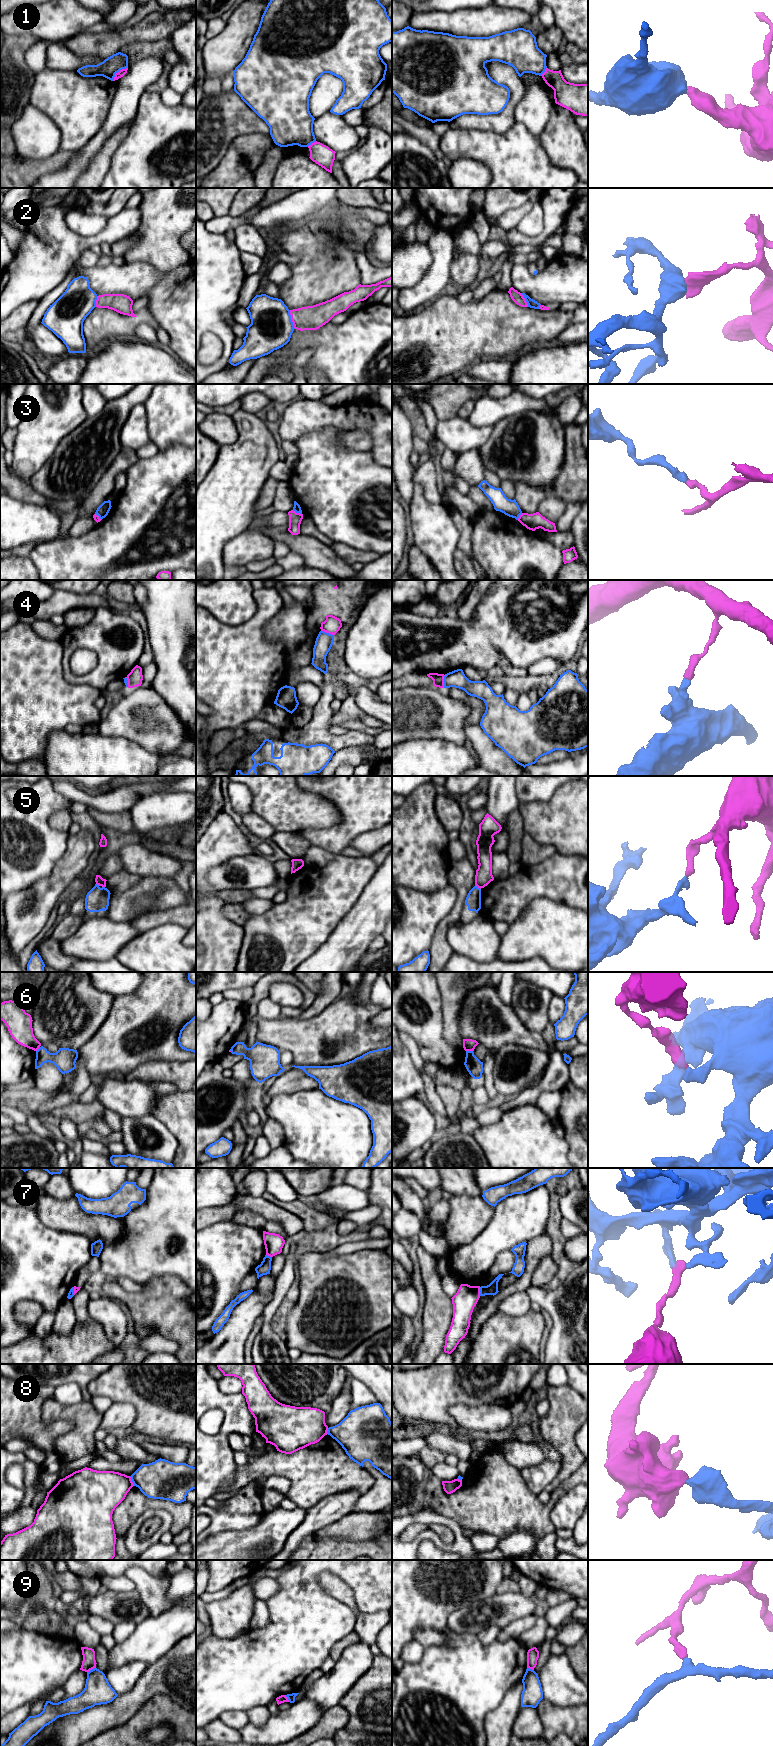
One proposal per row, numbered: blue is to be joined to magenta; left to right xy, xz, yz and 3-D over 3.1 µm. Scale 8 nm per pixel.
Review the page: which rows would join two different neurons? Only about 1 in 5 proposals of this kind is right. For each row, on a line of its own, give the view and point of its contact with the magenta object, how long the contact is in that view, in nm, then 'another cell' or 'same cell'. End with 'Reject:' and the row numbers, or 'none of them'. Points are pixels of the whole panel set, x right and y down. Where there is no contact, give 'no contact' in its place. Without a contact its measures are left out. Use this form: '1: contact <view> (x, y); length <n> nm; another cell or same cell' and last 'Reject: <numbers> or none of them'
1: contact xy (119, 71); length 170 nm; another cell
2: contact xz (291, 319); length 160 nm; another cell
3: contact xz (297, 513); length 90 nm; another cell
4: contact xz (327, 632); length 120 nm; another cell
5: contact yz (478, 887); length 60 nm; another cell
6: contact yz (469, 1050); length 60 nm; another cell
7: contact yz (479, 1291); length 70 nm; another cell
8: contact xy (131, 1481); length 90 nm; another cell
9: contact xy (91, 1669); length 80 nm; another cell
Reject: 1, 2, 3, 4, 5, 6, 7, 8, 9

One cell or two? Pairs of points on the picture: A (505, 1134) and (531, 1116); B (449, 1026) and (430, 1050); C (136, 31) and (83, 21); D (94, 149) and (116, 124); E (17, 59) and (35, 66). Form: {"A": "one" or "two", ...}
{"A": "one", "B": "two", "C": "two", "D": "one", "E": "two"}

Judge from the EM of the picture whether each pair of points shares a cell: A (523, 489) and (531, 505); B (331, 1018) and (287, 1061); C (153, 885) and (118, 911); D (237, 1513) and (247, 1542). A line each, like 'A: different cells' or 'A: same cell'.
A: same cell
B: different cells
C: same cell
D: different cells

